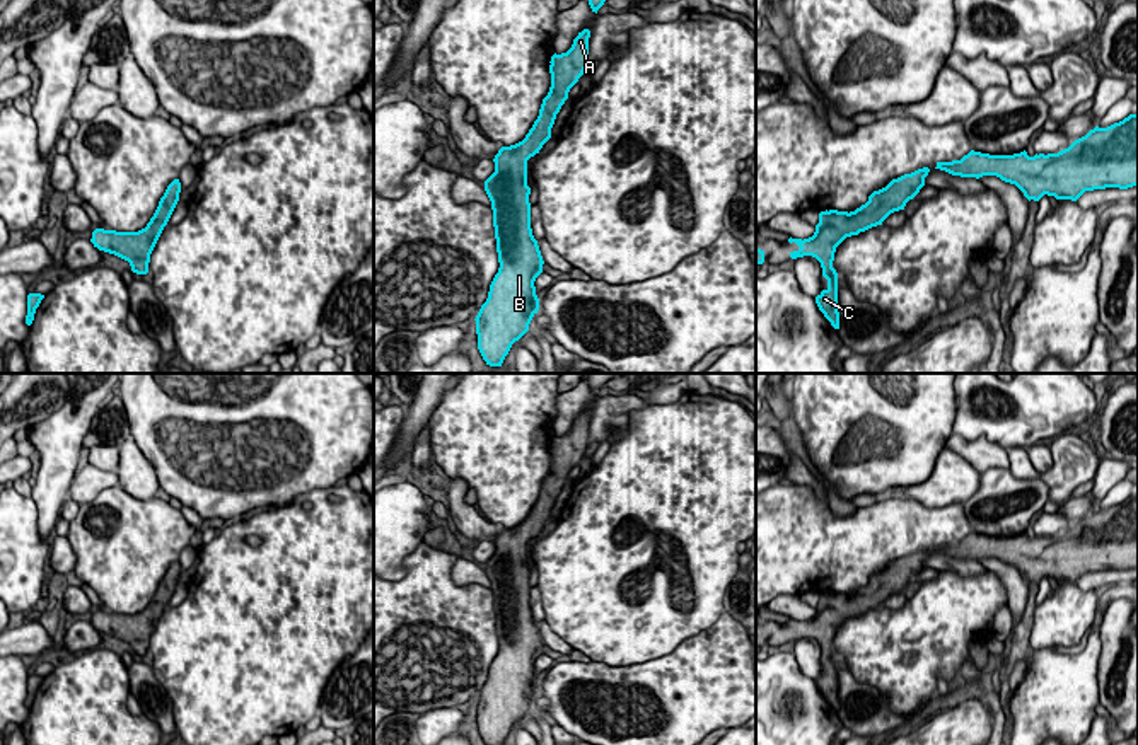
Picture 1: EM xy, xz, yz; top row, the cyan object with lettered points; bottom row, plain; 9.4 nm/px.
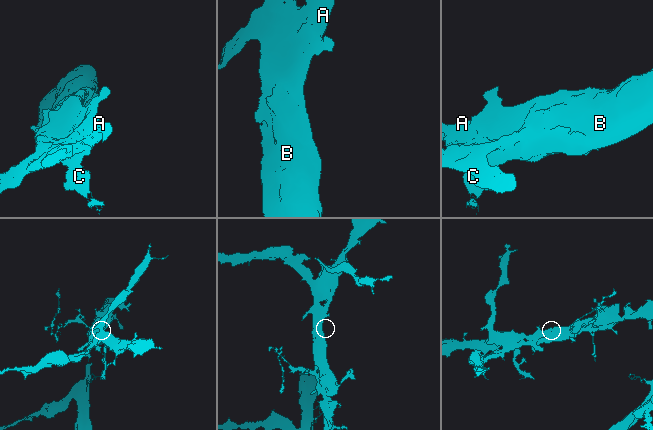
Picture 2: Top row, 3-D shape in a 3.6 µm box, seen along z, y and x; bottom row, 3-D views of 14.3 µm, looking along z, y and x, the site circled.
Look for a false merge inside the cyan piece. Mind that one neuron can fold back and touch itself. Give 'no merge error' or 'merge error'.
no merge error

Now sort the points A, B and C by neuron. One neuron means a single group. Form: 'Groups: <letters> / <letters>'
Groups: A B C

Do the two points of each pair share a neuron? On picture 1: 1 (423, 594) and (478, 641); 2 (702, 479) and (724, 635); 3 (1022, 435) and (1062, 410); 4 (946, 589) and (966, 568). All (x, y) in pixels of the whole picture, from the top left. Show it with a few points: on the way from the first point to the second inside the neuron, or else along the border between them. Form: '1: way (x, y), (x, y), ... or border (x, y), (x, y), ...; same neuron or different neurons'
1: way (437, 607), (464, 635); same neuron
2: border (724, 609), (710, 626), (686, 638); different neurons
3: way (1034, 435), (1046, 432), (1056, 421); same neuron
4: border (988, 570), (978, 575), (939, 571); different neurons

